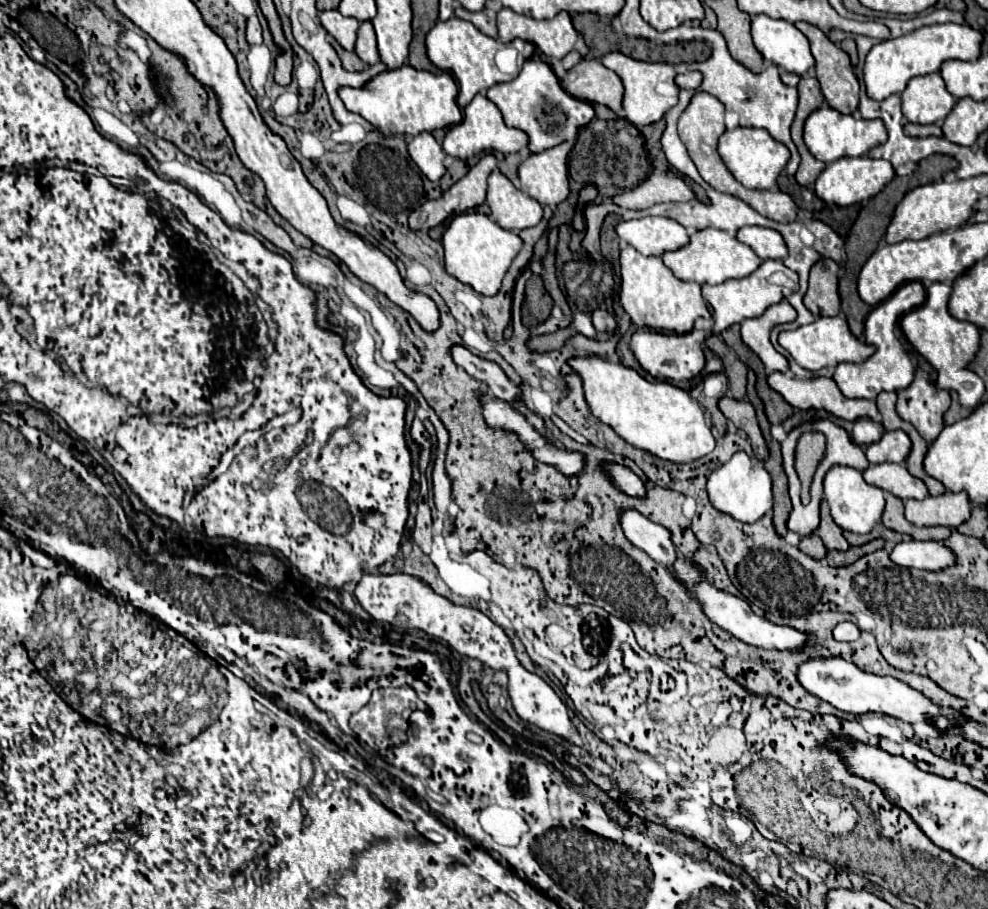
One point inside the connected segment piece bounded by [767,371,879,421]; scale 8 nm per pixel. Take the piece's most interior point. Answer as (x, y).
(820, 394)

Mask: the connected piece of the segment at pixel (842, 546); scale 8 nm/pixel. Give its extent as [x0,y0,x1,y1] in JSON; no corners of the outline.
[817,499,849,551]

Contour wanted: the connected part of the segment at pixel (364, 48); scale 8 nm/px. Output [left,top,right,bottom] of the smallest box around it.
[355,21,379,63]

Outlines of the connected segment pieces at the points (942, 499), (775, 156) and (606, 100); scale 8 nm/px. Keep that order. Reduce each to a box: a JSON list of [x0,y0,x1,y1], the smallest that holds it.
[[905,491,971,527],[717,127,789,189],[561,61,623,117]]

